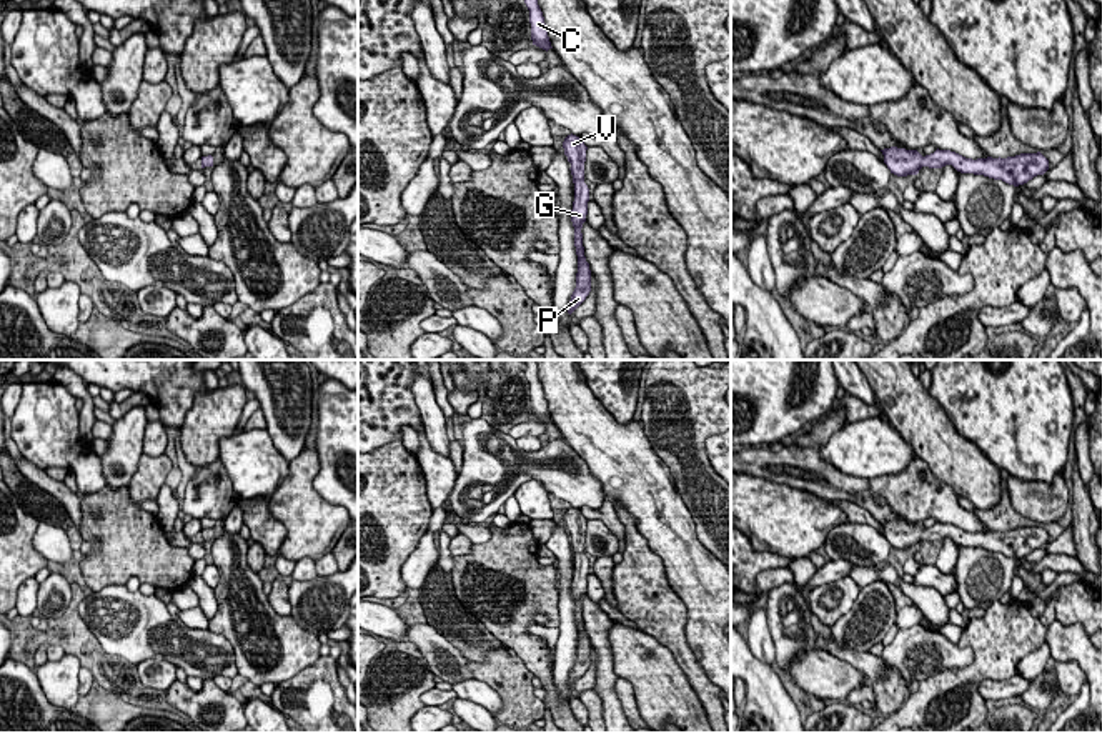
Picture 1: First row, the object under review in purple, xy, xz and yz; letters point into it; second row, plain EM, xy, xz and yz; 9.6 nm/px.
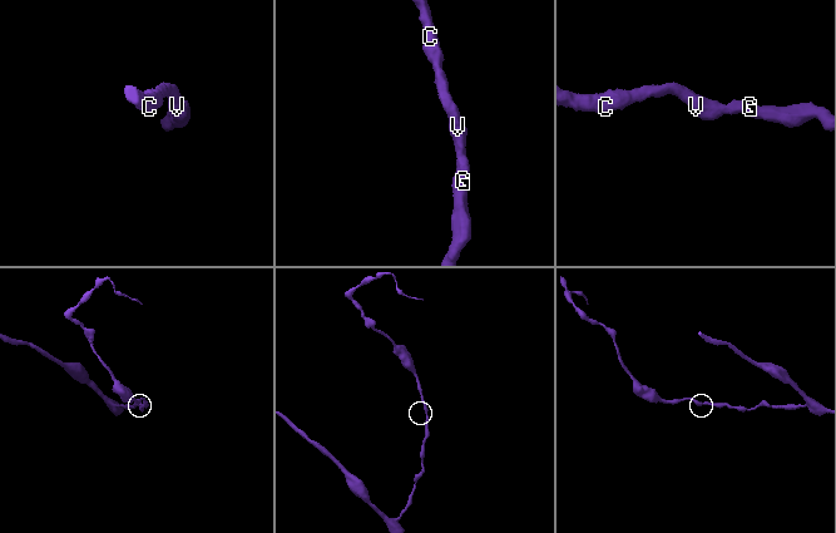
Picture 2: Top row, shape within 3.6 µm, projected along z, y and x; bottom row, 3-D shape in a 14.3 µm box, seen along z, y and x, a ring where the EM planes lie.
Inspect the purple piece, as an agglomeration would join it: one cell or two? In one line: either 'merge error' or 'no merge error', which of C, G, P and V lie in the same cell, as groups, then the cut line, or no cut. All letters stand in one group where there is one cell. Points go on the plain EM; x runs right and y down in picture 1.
no merge error | C G P V | no cut

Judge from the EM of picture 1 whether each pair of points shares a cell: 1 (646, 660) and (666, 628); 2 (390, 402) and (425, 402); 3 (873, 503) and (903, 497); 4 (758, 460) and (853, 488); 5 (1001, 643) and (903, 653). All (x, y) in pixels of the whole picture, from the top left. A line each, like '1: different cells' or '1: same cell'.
1: different cells
2: different cells
3: different cells
4: same cell
5: different cells

